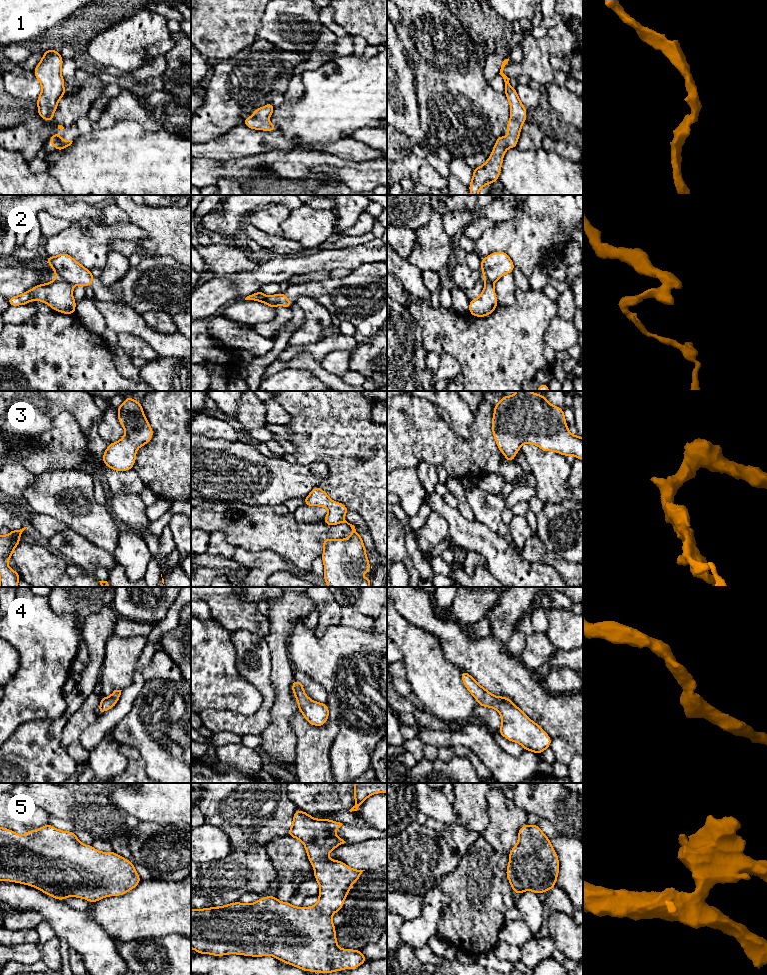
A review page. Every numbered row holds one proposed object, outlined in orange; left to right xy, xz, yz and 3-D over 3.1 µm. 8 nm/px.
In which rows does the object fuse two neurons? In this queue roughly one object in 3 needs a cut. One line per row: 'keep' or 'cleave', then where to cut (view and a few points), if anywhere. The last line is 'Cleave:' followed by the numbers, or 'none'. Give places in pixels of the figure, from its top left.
1: keep; cut none
2: cleave; cut xy (57, 275), (73, 286)
3: keep; cut none
4: keep; cut none
5: keep; cut none
Cleave: 2

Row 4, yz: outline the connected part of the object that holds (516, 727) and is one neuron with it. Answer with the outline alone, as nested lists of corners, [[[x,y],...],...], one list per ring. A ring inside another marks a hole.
[[[461,671],[462,681],[477,700],[479,706],[494,708],[501,716],[499,733],[511,742],[519,743],[524,750],[541,754],[550,747],[552,739],[548,734],[509,698],[494,696],[465,671]]]

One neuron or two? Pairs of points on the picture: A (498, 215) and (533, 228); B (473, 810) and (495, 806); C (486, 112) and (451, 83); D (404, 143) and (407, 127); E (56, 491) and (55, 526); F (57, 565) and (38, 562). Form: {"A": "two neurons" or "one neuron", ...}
{"A": "two neurons", "B": "two neurons", "C": "one neuron", "D": "two neurons", "E": "two neurons", "F": "one neuron"}

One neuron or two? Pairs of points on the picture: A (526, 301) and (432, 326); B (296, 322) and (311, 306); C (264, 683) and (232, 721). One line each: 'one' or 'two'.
A: one
B: two
C: one

